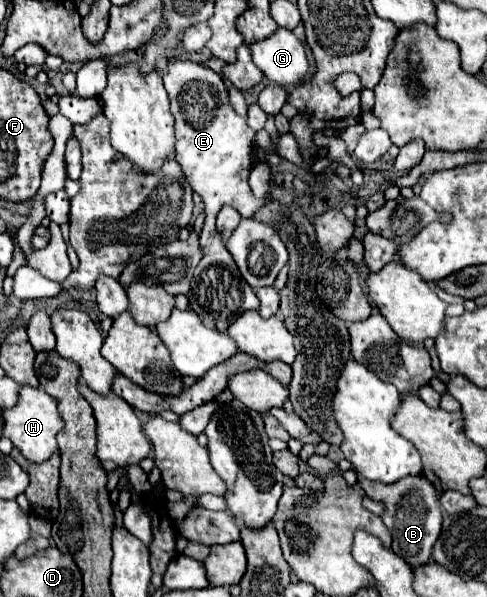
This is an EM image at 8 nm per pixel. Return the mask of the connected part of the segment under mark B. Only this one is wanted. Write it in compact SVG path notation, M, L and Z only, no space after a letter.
M409 476L399 480L397 484L381 484L381 482L371 482L359 478L363 490L371 500L383 502L385 504L385 514L381 520L389 528L393 536L393 552L399 554L411 568L431 564L431 550L435 546L435 540L439 538L441 532L441 508L437 504L437 492L433 484L425 476Z

